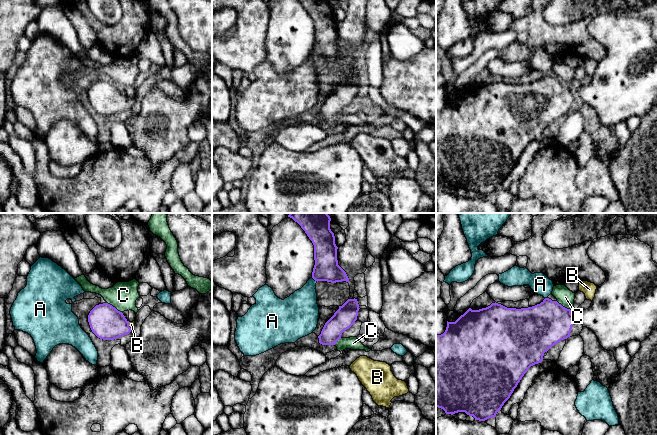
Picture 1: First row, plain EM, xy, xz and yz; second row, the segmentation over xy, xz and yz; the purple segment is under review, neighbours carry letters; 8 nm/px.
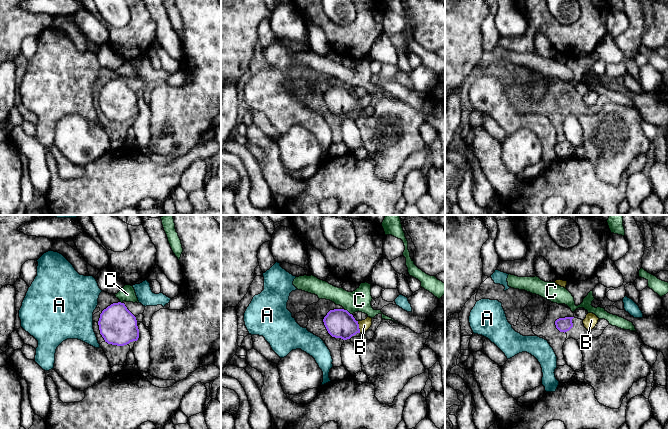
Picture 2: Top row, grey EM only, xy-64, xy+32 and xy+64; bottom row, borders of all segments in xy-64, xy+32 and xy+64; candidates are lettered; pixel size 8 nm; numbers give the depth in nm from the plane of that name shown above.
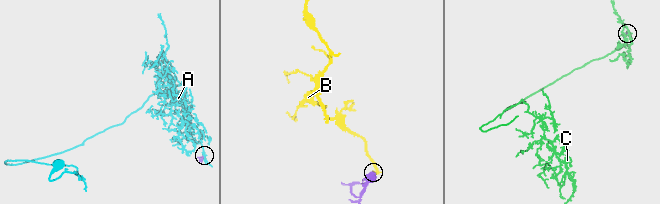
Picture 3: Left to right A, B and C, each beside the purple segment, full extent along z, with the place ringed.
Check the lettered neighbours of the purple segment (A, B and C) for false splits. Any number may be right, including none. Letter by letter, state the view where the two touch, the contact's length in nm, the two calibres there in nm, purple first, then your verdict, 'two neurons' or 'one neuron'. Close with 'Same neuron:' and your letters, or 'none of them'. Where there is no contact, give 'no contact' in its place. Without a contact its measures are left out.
A: xz | 70 nm | 200/260 nm | two neurons
B: xy | 70 nm | 280/50 nm | one neuron
C: xy | 150 nm | 280/220 nm | two neurons
Same neuron: B

